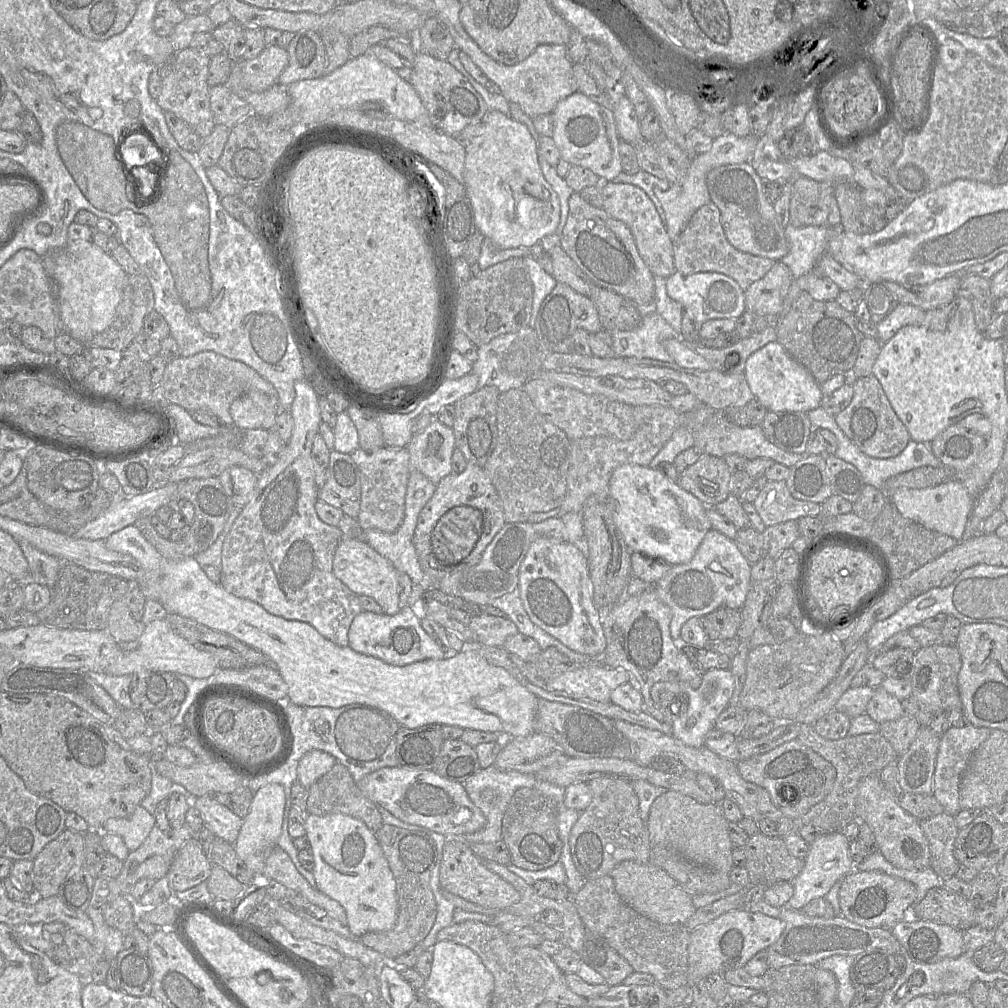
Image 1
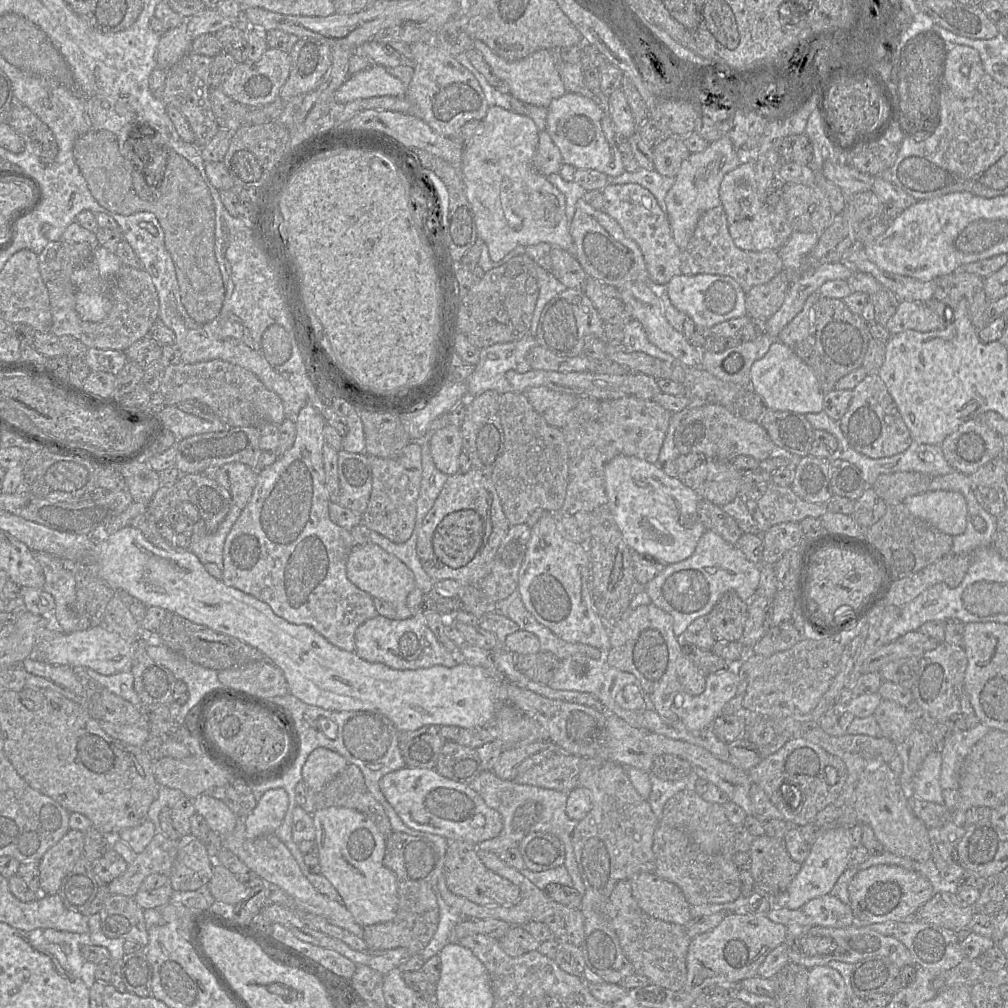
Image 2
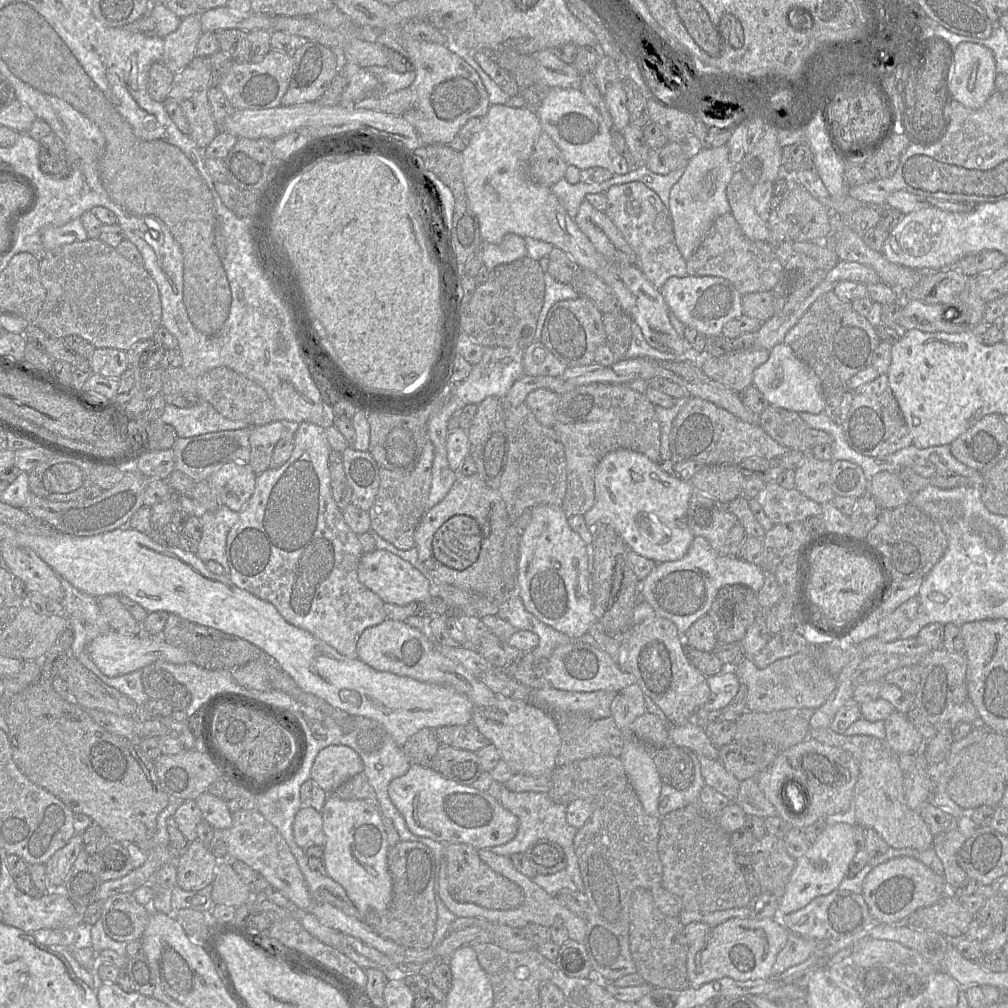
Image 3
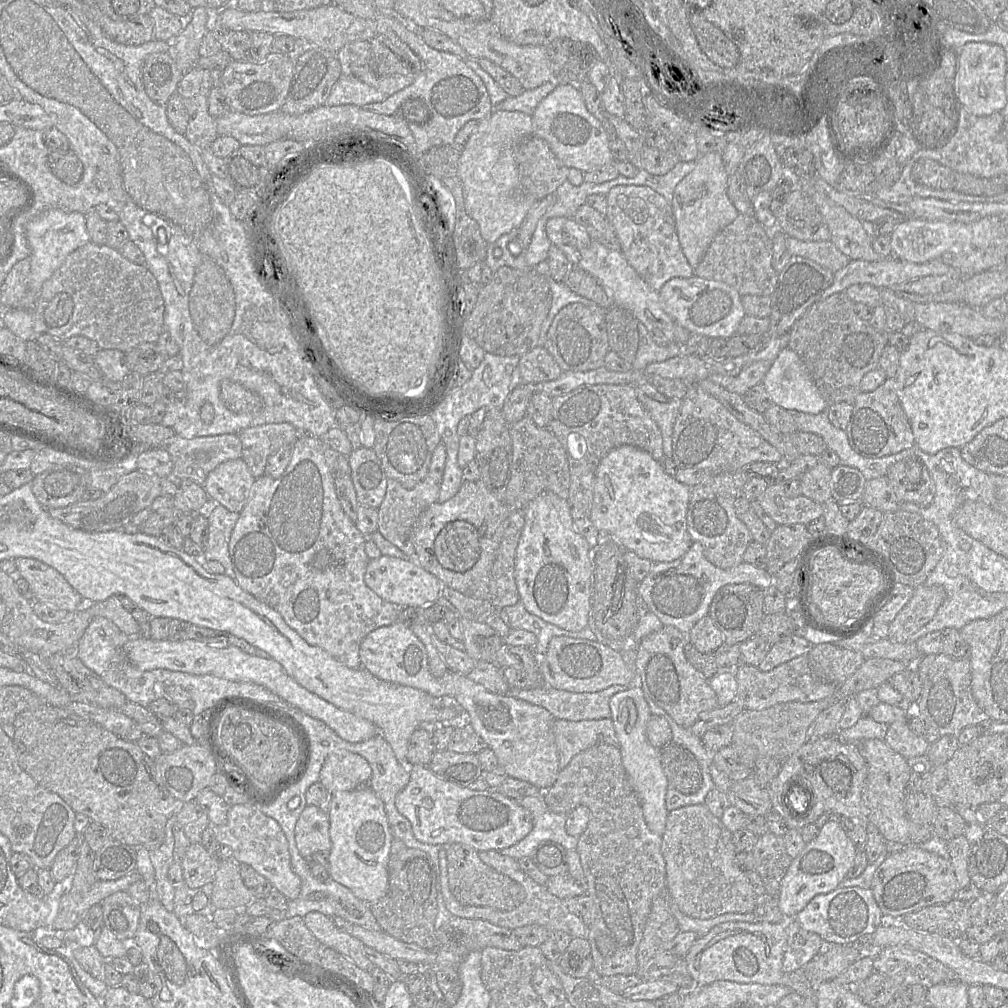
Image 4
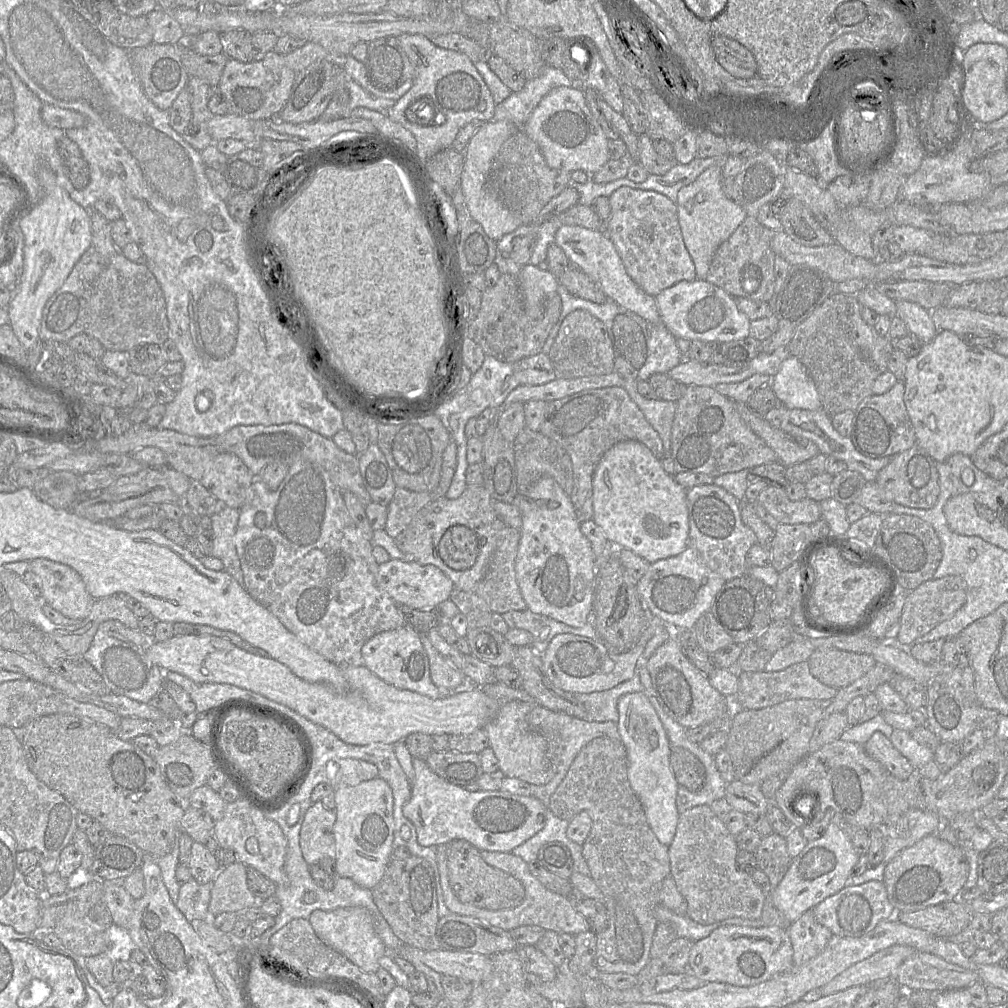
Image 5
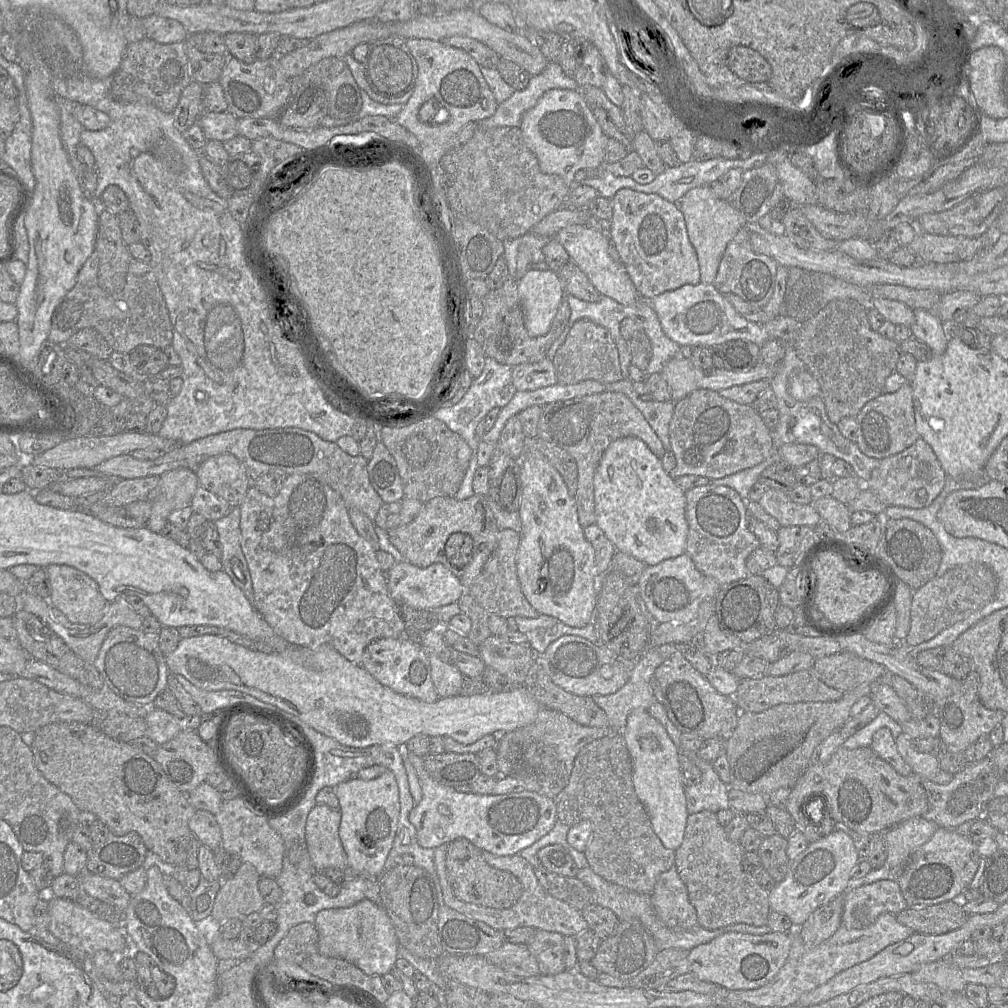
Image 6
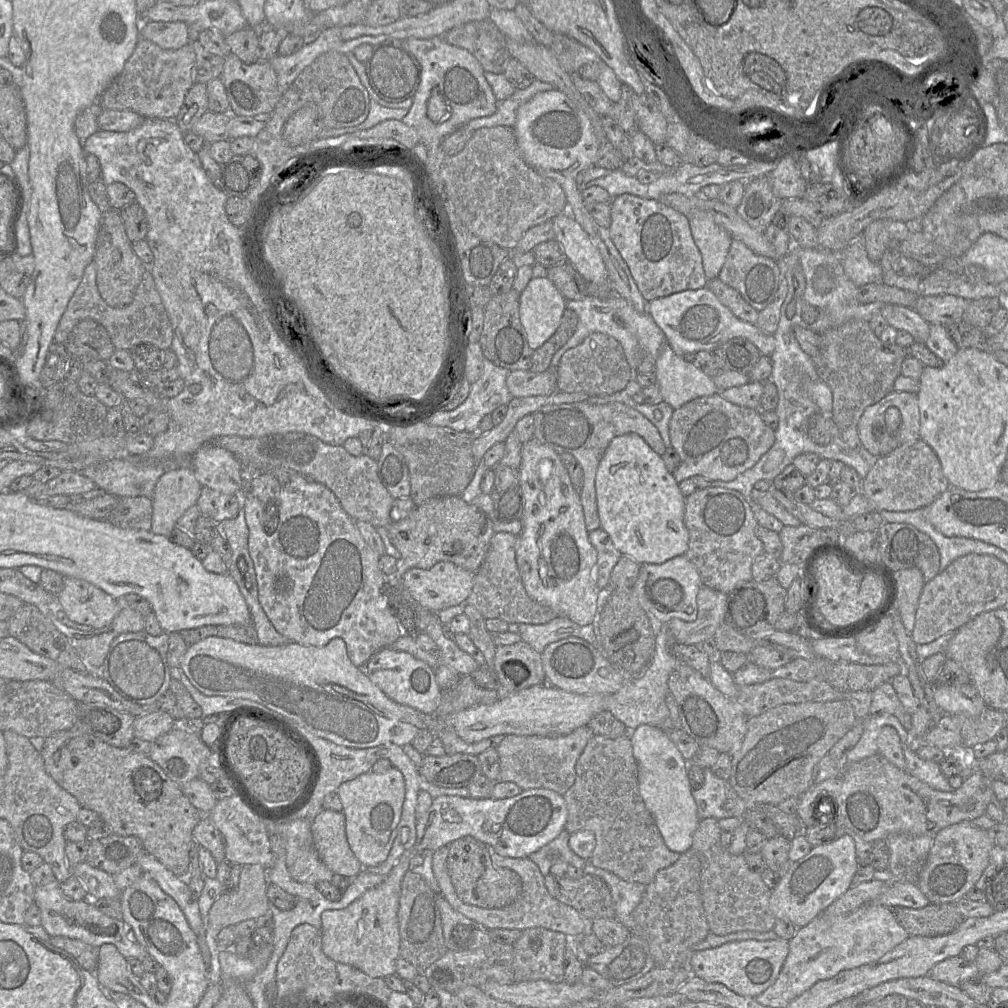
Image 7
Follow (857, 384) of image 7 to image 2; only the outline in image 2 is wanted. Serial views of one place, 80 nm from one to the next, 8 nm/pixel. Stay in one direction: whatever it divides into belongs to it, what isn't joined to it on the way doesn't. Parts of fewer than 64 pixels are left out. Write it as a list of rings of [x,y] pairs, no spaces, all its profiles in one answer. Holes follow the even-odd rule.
[[[819,292],[806,299],[802,310],[780,331],[778,341],[790,347],[814,372],[821,391],[835,390],[837,381],[862,367],[872,339],[868,324],[850,311],[842,299],[827,298]]]

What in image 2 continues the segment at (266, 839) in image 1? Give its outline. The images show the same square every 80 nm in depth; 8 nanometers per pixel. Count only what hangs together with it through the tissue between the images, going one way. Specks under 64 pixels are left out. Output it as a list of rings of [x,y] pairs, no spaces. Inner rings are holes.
[[[282,788],[266,791],[252,812],[244,818],[247,838],[273,834],[282,824],[288,808],[288,794]]]

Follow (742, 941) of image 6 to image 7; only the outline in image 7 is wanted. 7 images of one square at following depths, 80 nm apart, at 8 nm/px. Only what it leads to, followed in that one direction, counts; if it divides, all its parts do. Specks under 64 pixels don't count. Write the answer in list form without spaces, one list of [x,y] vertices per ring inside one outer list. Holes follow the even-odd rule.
[[[741,940],[725,943],[719,947],[693,952],[690,959],[692,975],[717,982],[744,997],[763,993],[777,979],[789,952],[789,940]]]

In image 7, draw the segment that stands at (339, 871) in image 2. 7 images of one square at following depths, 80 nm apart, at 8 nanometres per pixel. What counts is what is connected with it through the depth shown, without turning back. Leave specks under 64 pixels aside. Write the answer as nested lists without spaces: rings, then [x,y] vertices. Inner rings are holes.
[[[395,767],[382,773],[368,771],[342,783],[337,794],[343,805],[347,842],[363,868],[384,862],[397,834],[405,798],[405,781],[401,771]]]

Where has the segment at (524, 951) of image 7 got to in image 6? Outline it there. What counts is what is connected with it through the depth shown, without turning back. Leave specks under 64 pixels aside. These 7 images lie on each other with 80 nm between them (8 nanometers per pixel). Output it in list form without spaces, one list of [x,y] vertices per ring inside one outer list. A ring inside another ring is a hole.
[[[535,930],[526,944],[537,959],[541,975],[555,975],[566,970],[563,959],[564,936],[558,932]]]

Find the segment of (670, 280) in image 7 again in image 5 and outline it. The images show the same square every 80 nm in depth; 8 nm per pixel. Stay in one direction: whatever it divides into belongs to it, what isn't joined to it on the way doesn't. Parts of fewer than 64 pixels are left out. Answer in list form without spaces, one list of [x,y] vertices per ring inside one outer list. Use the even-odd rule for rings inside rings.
[[[622,186],[609,197],[610,216],[604,230],[617,249],[626,272],[647,294],[655,297],[680,281],[693,281],[693,260],[681,233],[676,203],[655,191]]]

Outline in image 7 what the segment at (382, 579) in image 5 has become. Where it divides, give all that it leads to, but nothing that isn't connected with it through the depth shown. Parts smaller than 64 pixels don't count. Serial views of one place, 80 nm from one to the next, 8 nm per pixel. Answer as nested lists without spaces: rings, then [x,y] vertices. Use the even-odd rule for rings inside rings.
[[[448,561],[438,562],[428,570],[410,568],[404,569],[400,573],[402,585],[411,598],[419,606],[436,613],[451,606],[463,606],[467,603],[467,599],[472,591],[474,577],[475,573]]]

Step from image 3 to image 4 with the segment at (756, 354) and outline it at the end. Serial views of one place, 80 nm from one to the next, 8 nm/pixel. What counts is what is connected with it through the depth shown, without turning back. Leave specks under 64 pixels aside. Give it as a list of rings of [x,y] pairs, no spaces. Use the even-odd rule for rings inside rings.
[[[755,361],[741,370],[737,376],[712,374],[709,379],[724,389],[743,396],[750,388],[761,384],[772,362]]]

